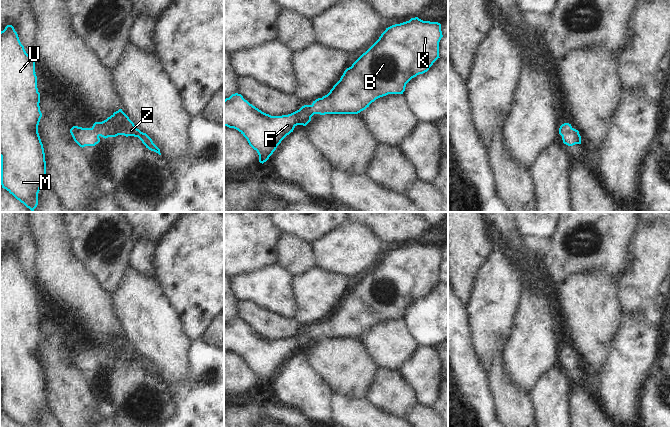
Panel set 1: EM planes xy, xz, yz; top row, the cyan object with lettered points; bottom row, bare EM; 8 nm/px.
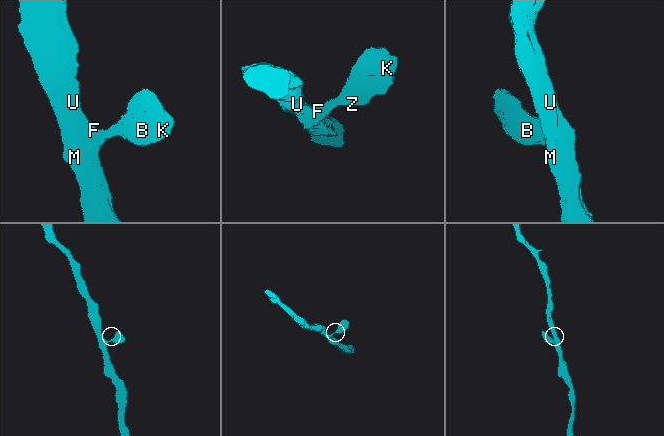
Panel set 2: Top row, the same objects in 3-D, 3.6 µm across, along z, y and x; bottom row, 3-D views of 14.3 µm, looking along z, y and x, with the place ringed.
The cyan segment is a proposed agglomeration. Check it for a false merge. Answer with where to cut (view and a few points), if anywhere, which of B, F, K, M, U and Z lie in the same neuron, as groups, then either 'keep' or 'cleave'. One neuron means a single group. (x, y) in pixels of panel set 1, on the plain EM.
no cut; B F K M U Z; keep

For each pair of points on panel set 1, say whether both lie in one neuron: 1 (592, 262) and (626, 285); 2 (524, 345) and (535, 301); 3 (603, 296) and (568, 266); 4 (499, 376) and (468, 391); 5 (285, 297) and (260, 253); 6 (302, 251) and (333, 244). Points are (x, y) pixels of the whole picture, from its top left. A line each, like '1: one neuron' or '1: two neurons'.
1: two neurons
2: one neuron
3: two neurons
4: two neurons
5: two neurons
6: two neurons

